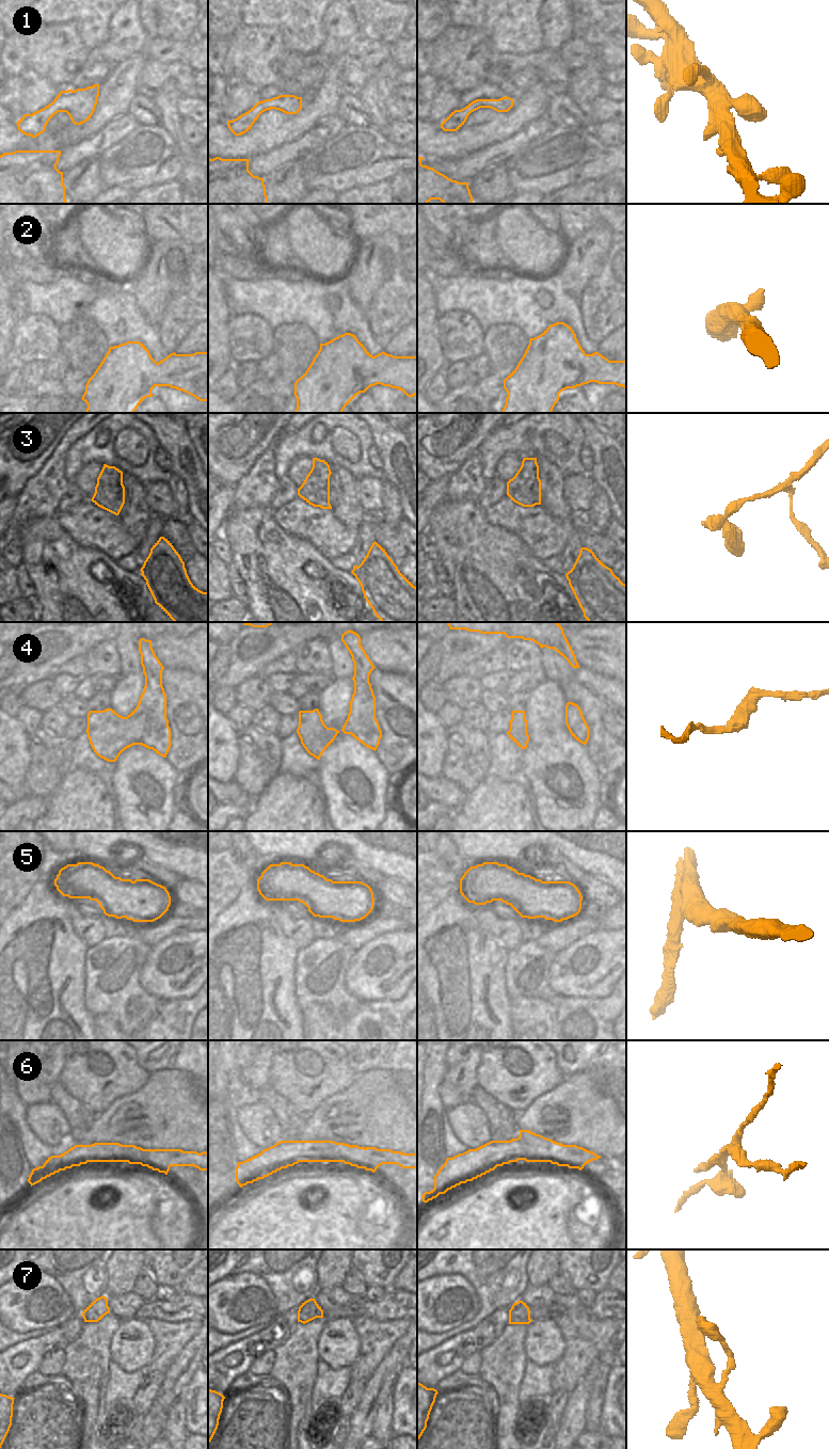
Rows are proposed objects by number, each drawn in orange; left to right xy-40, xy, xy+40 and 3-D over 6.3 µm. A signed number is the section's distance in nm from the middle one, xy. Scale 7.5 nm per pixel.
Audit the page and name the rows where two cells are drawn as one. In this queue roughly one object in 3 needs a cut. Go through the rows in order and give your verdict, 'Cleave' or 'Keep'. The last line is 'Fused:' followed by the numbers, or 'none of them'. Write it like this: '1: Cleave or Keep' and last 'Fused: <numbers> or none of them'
1: Keep
2: Keep
3: Cleave
4: Keep
5: Keep
6: Cleave
7: Keep
Fused: 3, 6.

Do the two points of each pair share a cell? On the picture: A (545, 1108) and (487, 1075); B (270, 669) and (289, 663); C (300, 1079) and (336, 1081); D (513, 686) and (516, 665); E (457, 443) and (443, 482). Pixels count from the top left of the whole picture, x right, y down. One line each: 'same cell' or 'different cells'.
A: different cells
B: same cell
C: same cell
D: different cells
E: different cells

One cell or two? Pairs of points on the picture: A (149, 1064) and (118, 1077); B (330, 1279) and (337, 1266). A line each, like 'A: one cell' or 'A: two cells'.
A: two cells
B: one cell

